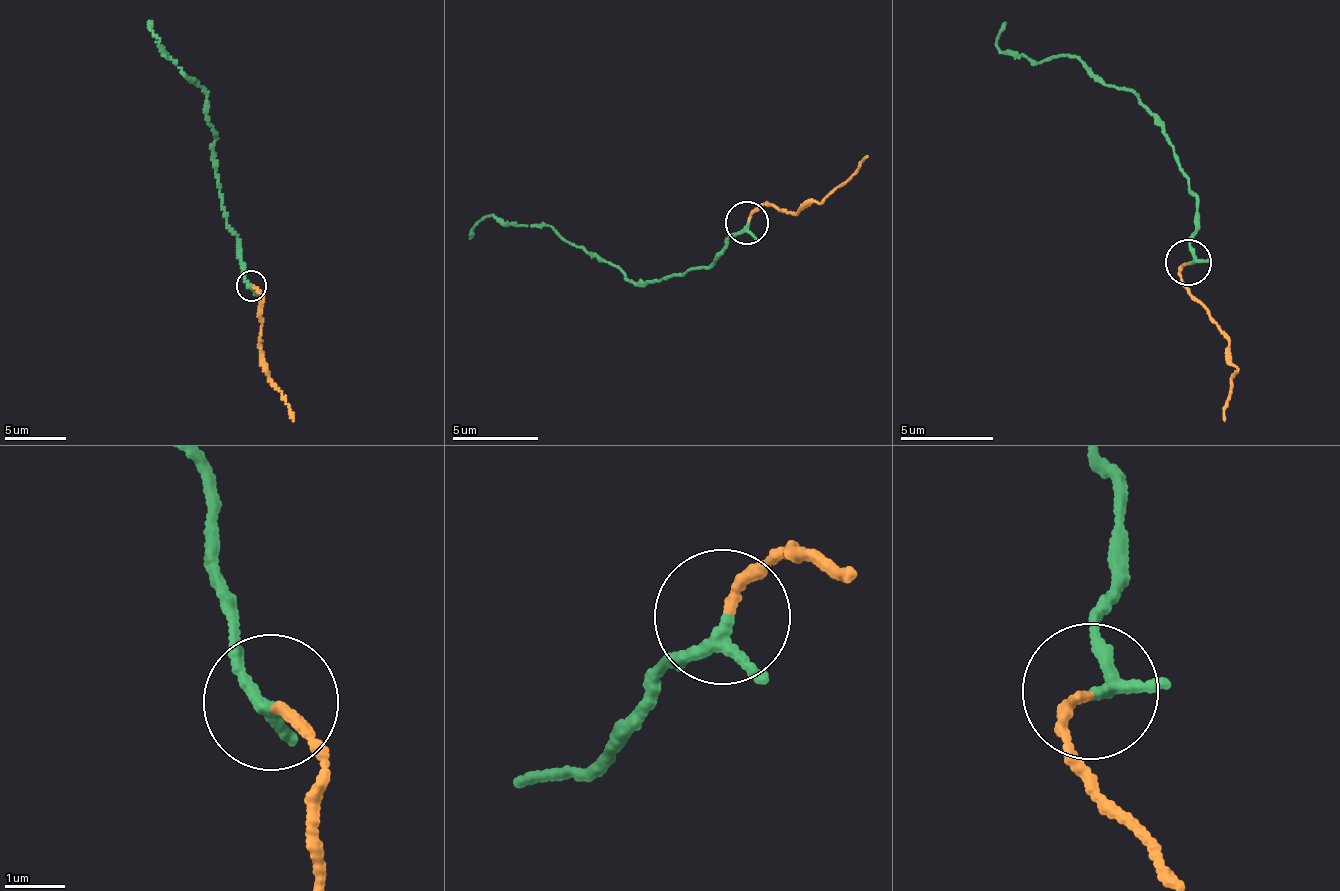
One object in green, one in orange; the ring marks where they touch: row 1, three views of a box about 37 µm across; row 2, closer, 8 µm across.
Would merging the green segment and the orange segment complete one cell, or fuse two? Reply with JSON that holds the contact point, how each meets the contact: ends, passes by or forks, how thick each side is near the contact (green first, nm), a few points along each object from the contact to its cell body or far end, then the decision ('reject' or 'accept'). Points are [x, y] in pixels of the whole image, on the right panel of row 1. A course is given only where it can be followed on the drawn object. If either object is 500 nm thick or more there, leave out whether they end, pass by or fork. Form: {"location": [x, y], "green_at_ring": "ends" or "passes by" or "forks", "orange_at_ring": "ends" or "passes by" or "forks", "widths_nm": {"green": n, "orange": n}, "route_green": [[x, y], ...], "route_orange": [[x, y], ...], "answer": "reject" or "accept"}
{"location": [1188, 262], "green_at_ring": "passes by", "orange_at_ring": "ends", "widths_nm": {"green": 170, "orange": 170}, "route_green": [[1189, 261], [1197, 193], [1187, 185], [1163, 119], [1087, 62], [1037, 61], [1019, 58], [996, 48], [1006, 21]], "route_orange": [[1189, 265], [1180, 281], [1229, 339], [1232, 383], [1223, 420]], "answer": "accept"}

